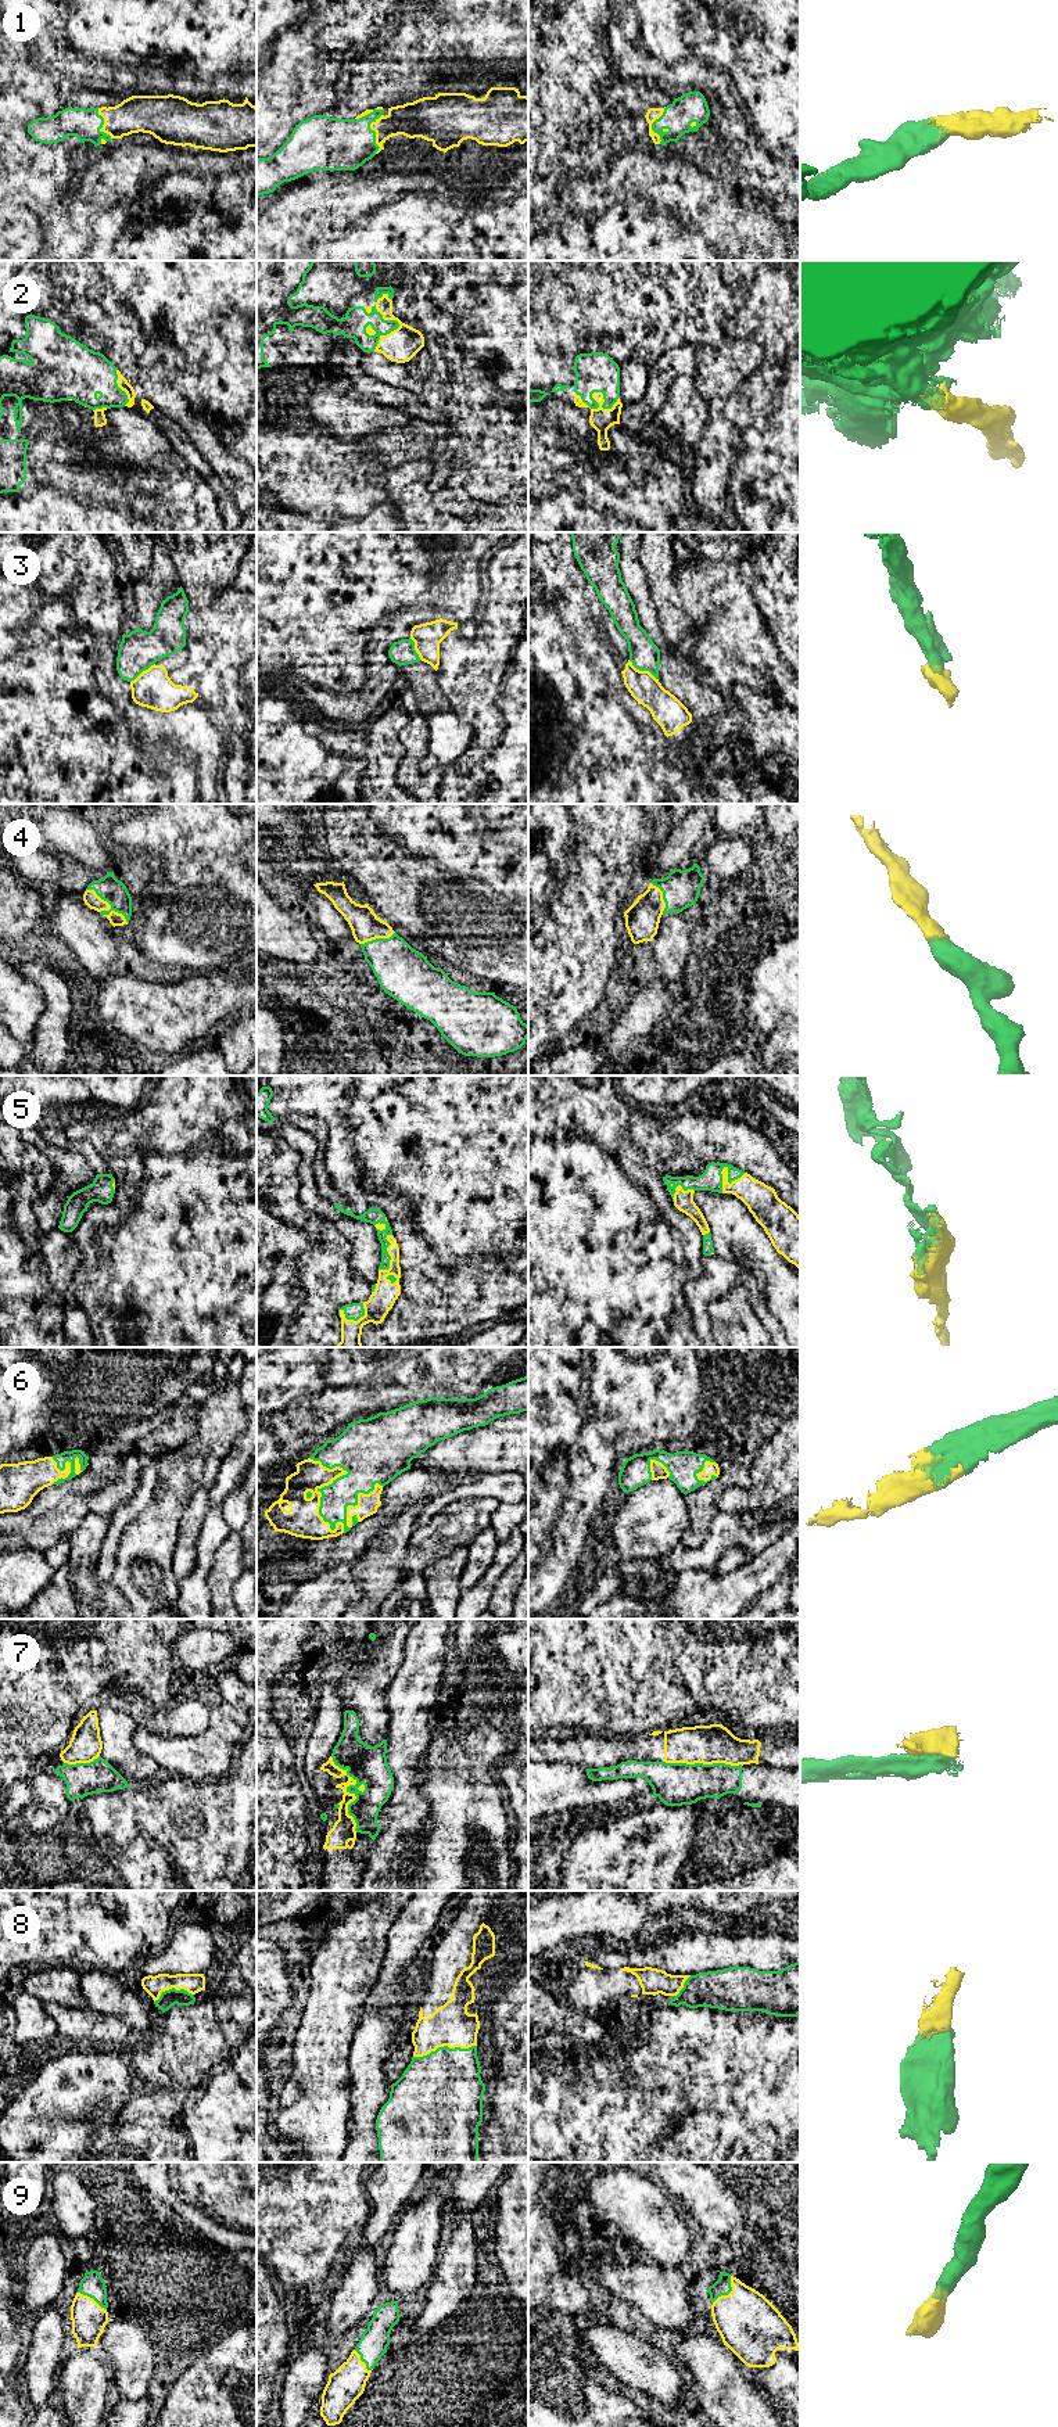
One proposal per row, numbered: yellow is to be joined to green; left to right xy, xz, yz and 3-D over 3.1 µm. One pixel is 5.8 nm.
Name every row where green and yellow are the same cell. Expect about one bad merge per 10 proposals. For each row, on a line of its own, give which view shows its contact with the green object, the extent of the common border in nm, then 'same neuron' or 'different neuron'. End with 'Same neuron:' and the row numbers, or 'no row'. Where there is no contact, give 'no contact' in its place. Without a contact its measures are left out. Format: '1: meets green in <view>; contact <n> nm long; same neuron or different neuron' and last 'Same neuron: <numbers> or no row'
1: meets green in xz; contact 240 nm long; same neuron
2: meets green in yz; contact 260 nm long; same neuron
3: meets green in yz; contact 200 nm long; different neuron
4: meets green in xy; contact 320 nm long; same neuron
5: meets green in yz; contact 180 nm long; same neuron
6: meets green in xz; contact 480 nm long; same neuron
7: meets green in xz; contact 460 nm long; different neuron
8: meets green in xz; contact 380 nm long; same neuron
9: meets green in yz; contact 200 nm long; same neuron
Same neuron: 1, 2, 4, 5, 6, 8, 9

